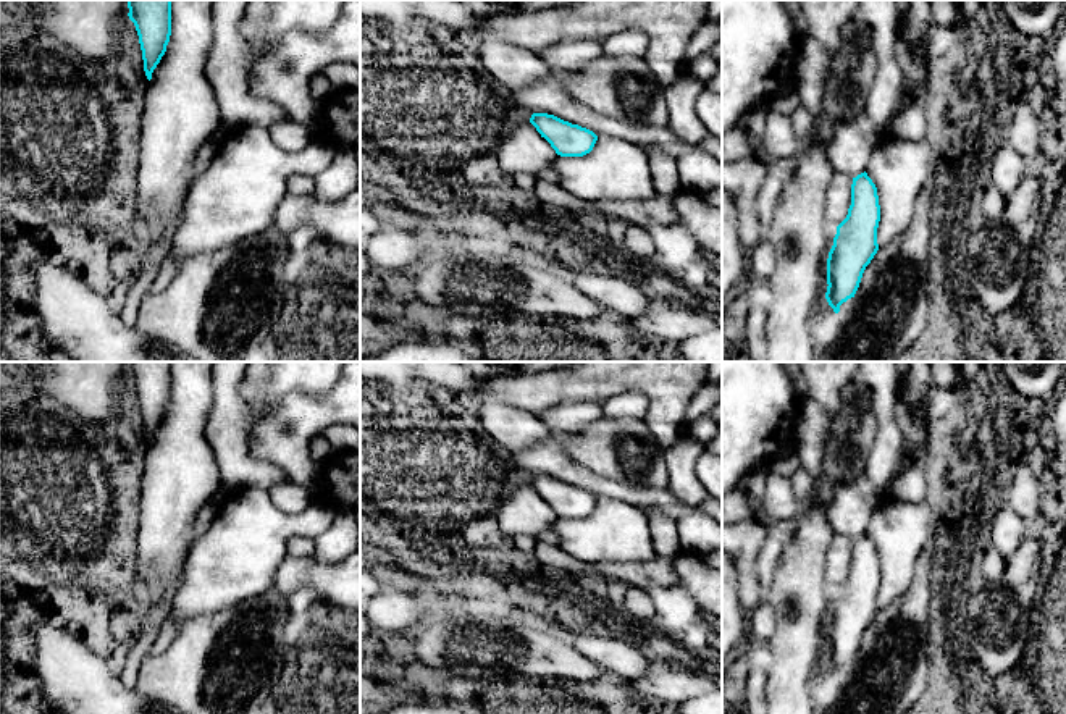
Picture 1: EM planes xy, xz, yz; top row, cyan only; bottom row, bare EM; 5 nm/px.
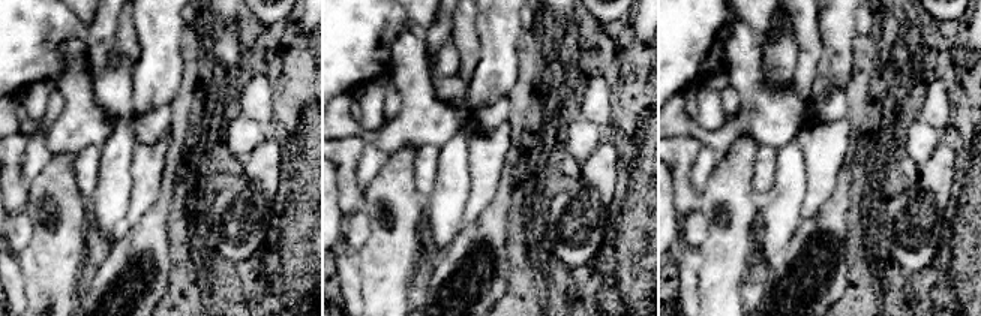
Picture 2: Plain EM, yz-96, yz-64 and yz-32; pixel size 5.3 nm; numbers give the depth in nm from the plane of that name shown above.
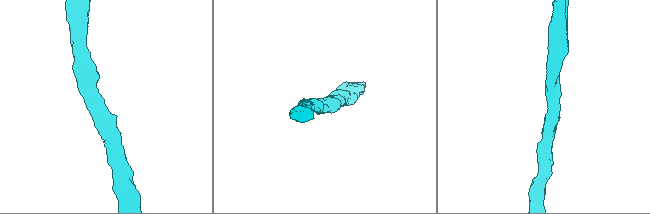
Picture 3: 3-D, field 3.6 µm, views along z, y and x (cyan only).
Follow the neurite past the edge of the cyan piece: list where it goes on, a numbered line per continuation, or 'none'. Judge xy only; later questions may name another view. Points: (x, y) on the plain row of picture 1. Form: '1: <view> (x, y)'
none

